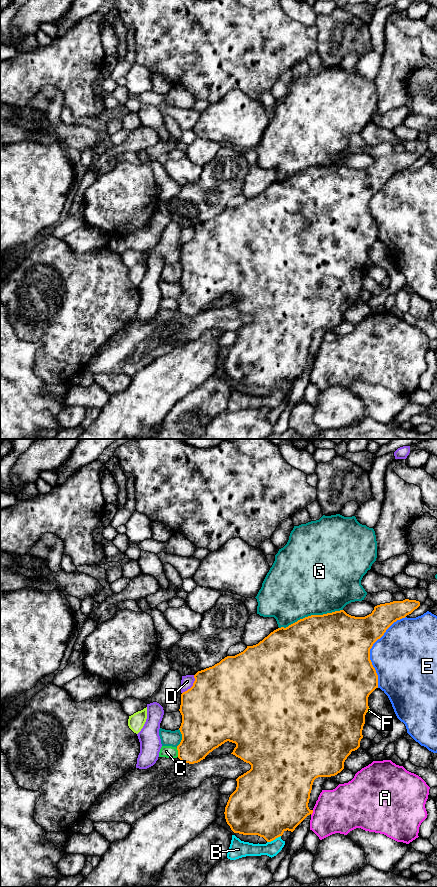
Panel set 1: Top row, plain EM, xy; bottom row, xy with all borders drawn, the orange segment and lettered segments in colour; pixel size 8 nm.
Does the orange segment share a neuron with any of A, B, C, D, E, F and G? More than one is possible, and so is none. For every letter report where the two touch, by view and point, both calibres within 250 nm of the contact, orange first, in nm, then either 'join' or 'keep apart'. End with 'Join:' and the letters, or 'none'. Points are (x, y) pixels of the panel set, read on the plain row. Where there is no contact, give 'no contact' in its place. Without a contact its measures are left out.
A: xy (312, 364) | 420/360 nm | keep apart
B: xy (273, 391) | 440/120 nm | keep apart
C: xy (178, 304) | 340/100 nm | keep apart
D: xy (193, 237) | 500/100 nm | keep apart
E: xy (370, 200) | 500/440 nm | keep apart
F: xy (367, 262) | 500/30 nm | keep apart
G: xy (311, 167) | 500/500 nm | keep apart
Join: none

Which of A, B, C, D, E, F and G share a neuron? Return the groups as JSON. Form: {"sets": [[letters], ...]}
{"sets": [["A"], ["B"], ["C"], ["D"], ["E"], ["F"], ["G"]]}

